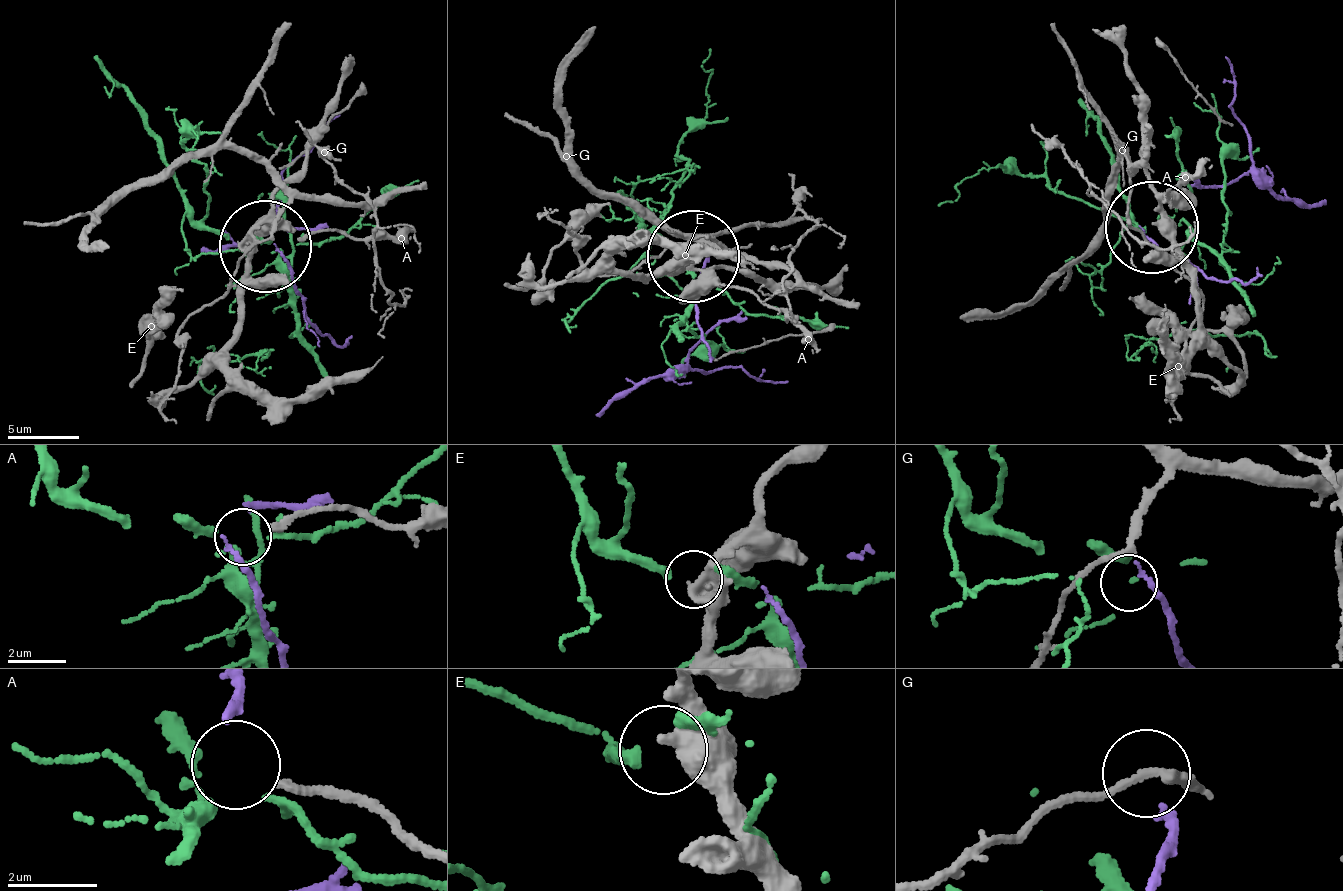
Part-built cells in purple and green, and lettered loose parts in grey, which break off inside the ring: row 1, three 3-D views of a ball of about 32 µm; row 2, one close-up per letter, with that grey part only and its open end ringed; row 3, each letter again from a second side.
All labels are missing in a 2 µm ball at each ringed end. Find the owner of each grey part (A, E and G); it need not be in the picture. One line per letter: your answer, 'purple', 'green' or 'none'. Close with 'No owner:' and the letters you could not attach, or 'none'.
A: none
E: none
G: none
No owner: A, E, G

